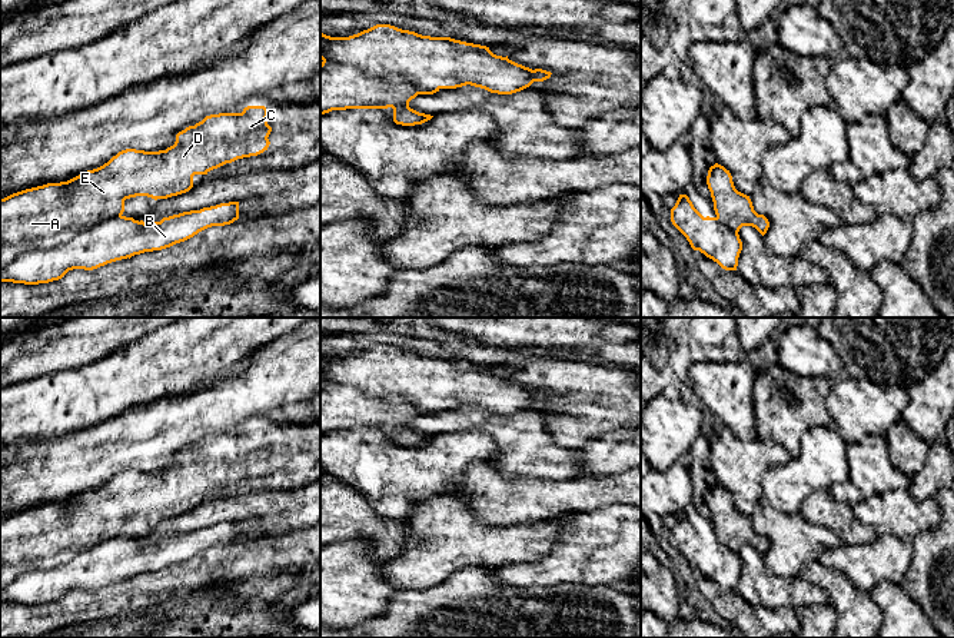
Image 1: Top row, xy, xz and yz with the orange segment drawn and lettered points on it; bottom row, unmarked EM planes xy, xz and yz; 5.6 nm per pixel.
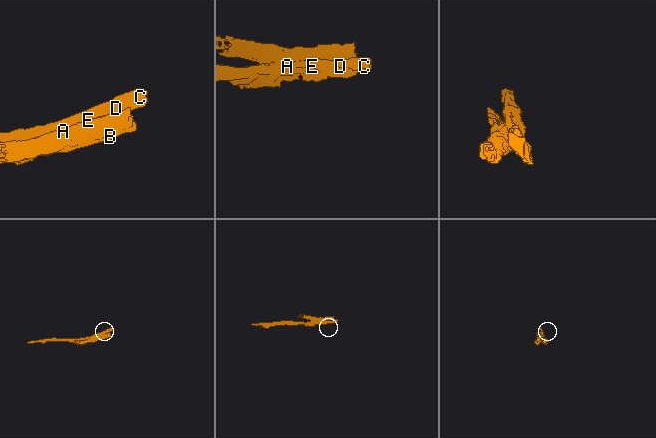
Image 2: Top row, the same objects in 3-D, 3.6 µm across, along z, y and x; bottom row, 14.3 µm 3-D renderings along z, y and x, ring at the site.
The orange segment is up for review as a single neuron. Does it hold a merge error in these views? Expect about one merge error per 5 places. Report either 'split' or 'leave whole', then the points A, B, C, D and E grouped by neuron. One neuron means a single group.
split; groups A C D E / B

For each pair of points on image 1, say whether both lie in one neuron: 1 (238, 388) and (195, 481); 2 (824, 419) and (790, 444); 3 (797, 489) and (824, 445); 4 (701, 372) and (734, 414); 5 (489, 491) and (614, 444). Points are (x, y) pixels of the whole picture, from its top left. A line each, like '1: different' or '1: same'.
1: different
2: same
3: same
4: same
5: different

